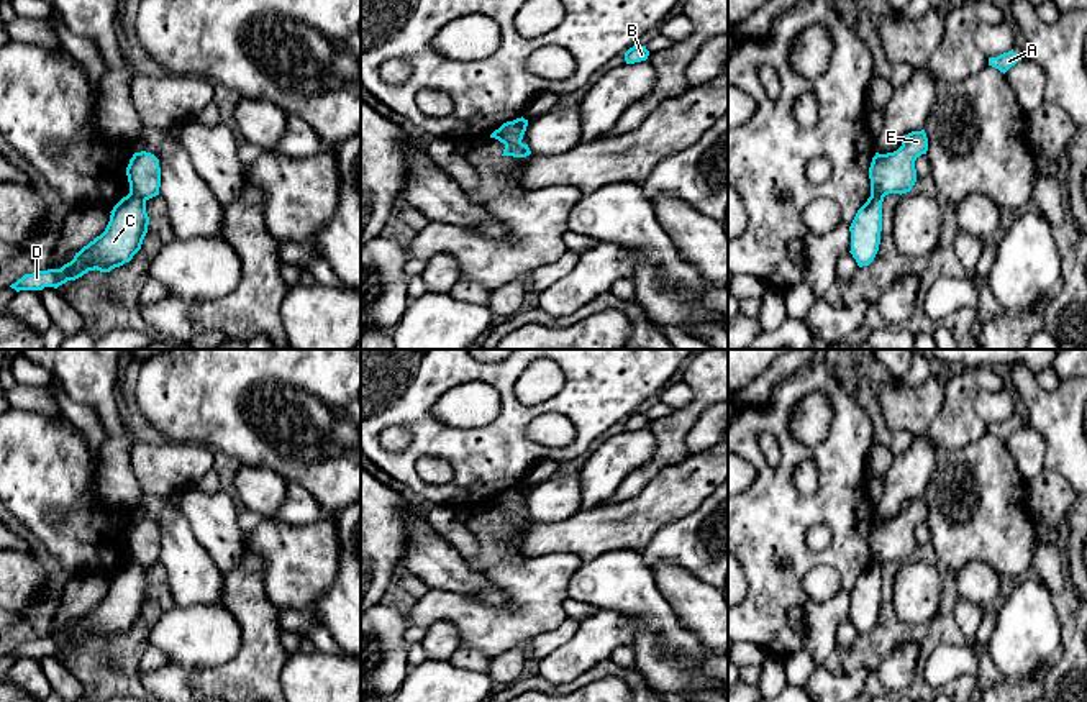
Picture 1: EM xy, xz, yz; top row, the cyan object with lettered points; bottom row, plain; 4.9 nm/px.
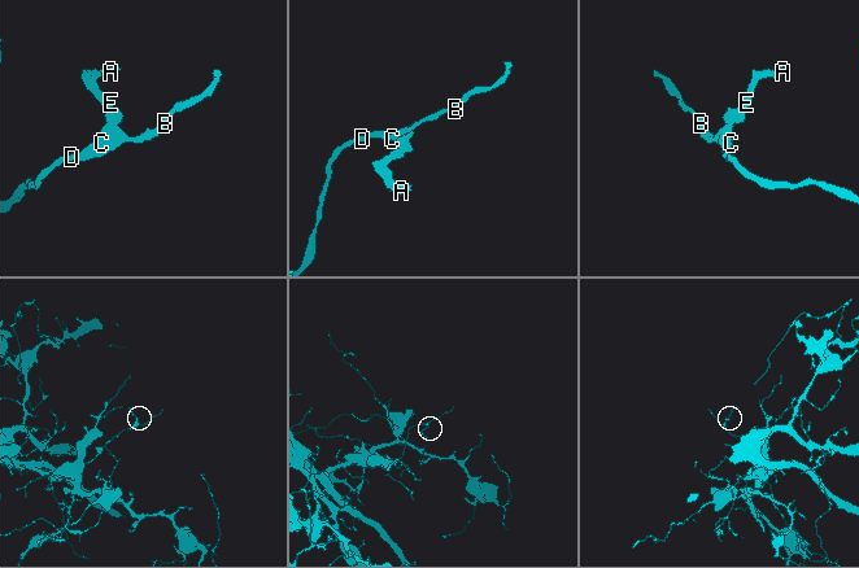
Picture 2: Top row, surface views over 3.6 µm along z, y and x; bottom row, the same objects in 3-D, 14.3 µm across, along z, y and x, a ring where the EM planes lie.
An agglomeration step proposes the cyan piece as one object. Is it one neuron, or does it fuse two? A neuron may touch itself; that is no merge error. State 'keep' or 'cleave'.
cleave

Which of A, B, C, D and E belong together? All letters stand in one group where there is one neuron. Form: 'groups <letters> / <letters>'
groups A E / B C D

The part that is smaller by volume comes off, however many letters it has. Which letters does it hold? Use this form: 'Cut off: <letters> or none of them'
Cut off: A, E

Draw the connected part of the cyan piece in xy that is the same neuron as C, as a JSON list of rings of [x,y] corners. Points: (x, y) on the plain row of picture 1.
[[[128,561],[110,579],[110,589],[105,599],[75,620],[74,627],[61,636],[36,638],[25,641],[10,654],[20,658],[43,658],[75,648],[89,638],[110,640],[115,635],[130,630],[141,617],[148,600],[149,584],[146,568]]]

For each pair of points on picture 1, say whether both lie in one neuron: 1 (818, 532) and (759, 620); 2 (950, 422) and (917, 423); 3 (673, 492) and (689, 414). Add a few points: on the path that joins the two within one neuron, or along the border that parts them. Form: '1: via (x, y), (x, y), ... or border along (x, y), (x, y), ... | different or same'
1: border along (825, 524), (815, 524), (805, 533), (809, 550) | different
2: border along (945, 387), (941, 409), (925, 432) | different
3: border along (692, 455), (661, 468), (646, 483) | different

